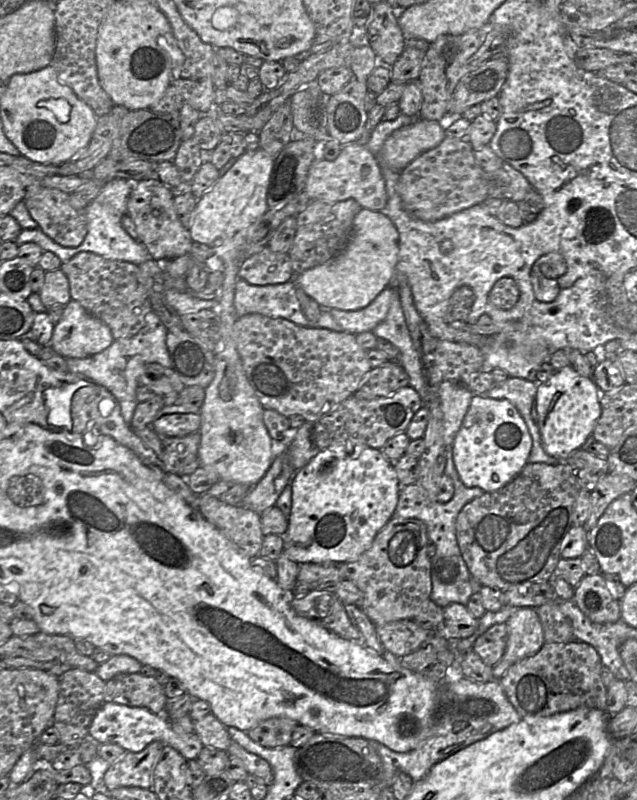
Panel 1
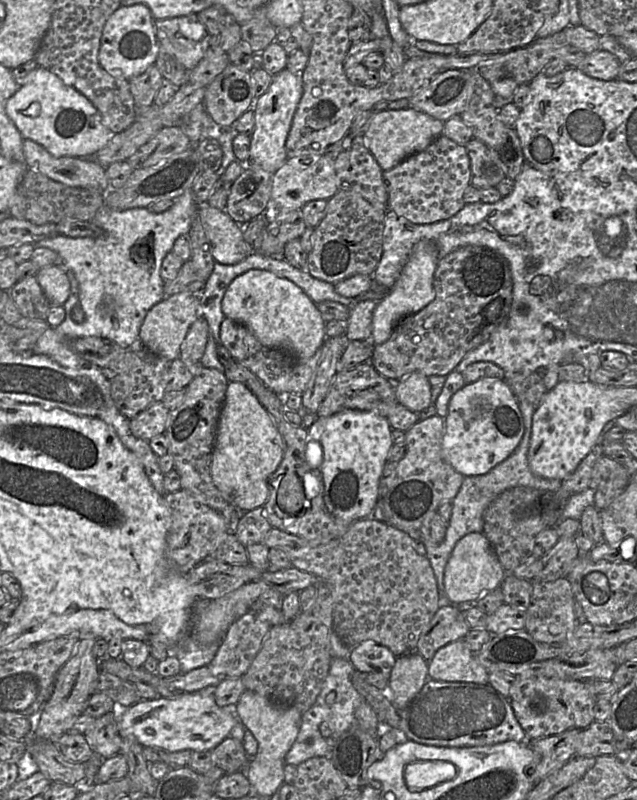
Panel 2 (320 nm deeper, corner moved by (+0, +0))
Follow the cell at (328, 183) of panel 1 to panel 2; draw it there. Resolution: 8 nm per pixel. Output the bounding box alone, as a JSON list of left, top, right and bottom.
[271,155,337,209]

